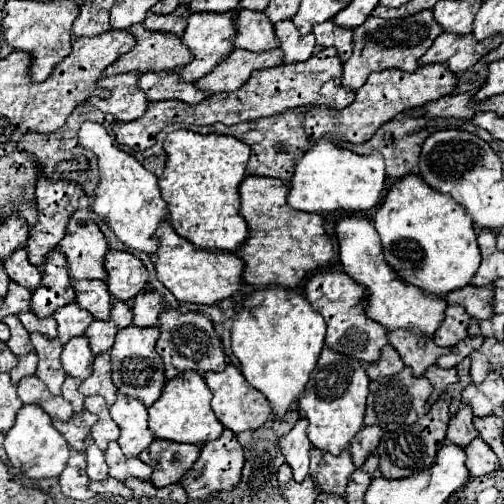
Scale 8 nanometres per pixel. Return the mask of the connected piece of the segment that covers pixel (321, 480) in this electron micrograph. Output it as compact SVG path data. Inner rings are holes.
M318 449L310 451L310 467L314 467L310 475L316 489L324 493L336 493L340 497L346 495L348 479L356 469L348 451L340 455L330 455Z

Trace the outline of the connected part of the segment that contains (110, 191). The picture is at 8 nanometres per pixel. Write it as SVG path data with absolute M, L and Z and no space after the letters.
M86 121L80 127L80 145L94 151L98 157L98 167L100 167L100 185L96 189L96 199L94 199L94 213L102 217L116 237L130 247L132 251L142 251L148 255L154 255L160 247L160 239L156 235L156 229L160 223L168 217L168 205L160 195L158 189L158 177L144 169L138 159L126 151L120 151L114 145L114 139L108 135L108 131L92 121Z

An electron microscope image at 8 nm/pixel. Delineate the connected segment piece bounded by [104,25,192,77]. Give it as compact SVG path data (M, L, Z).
M132 25L128 31L134 35L136 45L104 71L106 77L130 71L172 71L184 67L192 59L176 35L148 33L142 25Z

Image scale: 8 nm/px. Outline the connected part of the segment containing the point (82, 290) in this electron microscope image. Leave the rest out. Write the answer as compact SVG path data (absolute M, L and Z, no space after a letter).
M74 281L72 283L76 295L76 303L82 309L88 309L96 319L108 321L112 309L112 295L104 281Z

